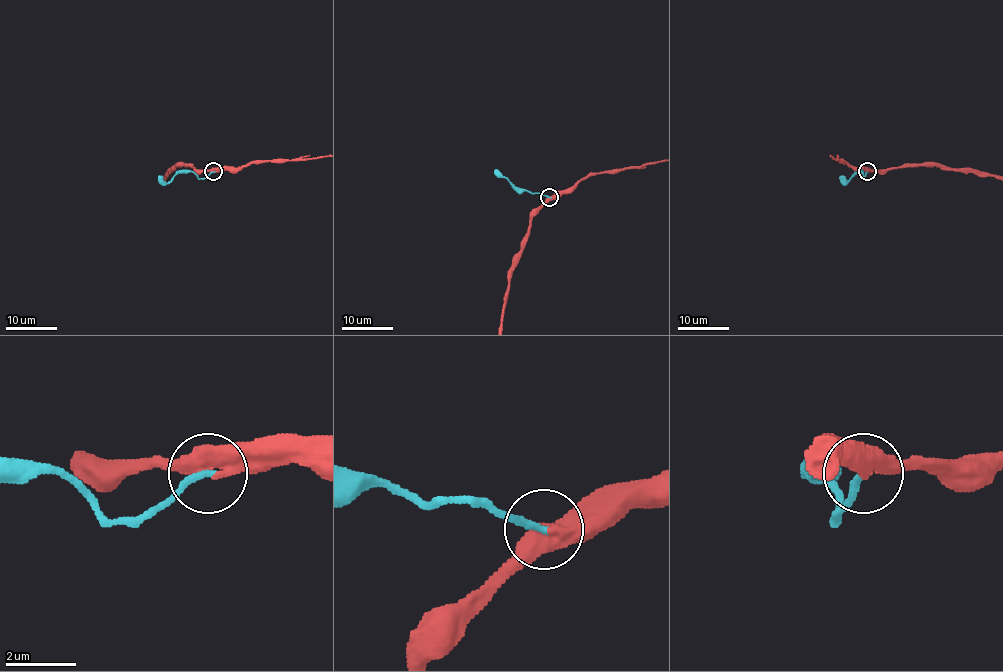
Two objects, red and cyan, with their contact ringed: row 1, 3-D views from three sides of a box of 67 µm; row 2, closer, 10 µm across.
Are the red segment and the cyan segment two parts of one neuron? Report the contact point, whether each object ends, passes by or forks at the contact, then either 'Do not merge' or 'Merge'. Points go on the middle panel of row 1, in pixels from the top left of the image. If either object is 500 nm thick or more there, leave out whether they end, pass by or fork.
Place: (549, 197). At the ring red passes by. At the ring cyan ends. Merge

